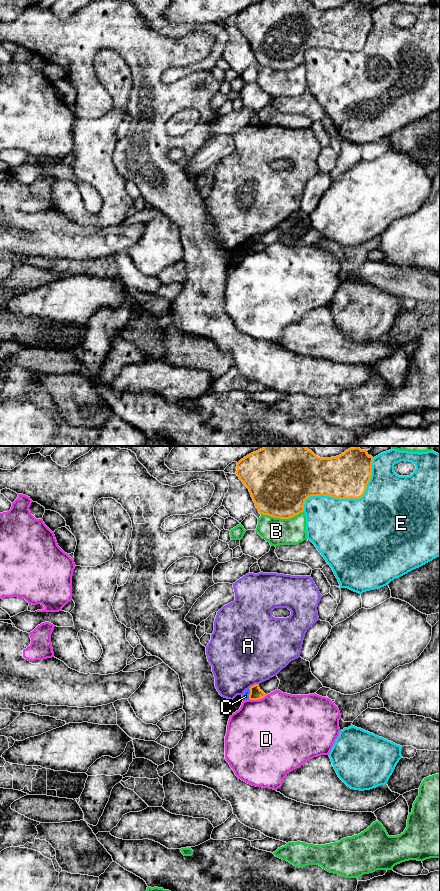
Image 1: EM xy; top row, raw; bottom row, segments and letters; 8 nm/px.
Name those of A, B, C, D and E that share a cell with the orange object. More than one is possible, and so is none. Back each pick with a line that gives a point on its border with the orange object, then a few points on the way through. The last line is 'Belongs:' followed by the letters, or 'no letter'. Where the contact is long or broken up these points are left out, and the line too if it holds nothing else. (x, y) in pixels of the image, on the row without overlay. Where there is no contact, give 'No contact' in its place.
Belongs: no letter

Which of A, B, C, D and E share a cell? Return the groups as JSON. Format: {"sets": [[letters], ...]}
{"sets": [["A"], ["B"], ["C"], ["D"], ["E"]]}

